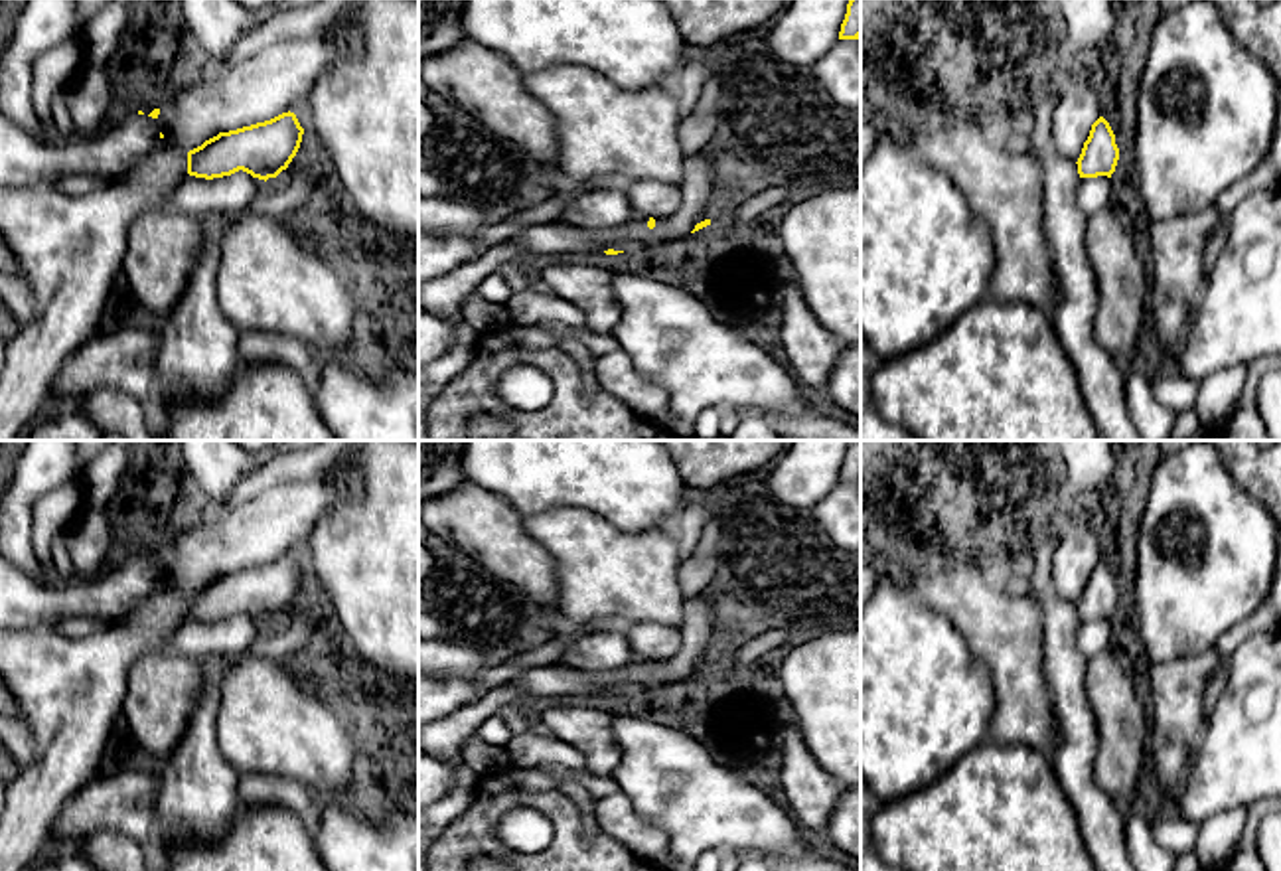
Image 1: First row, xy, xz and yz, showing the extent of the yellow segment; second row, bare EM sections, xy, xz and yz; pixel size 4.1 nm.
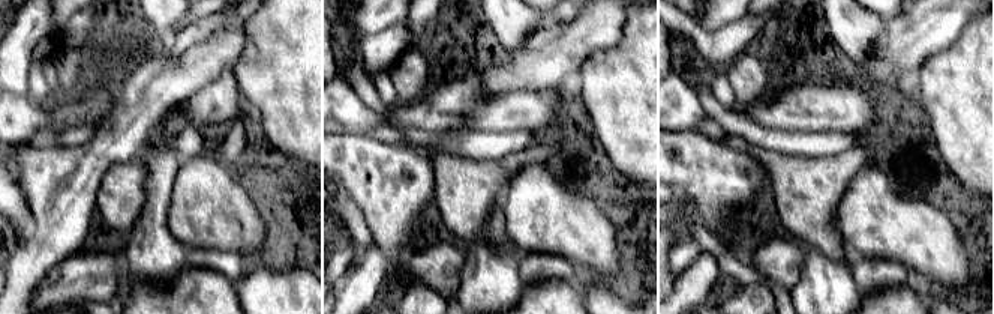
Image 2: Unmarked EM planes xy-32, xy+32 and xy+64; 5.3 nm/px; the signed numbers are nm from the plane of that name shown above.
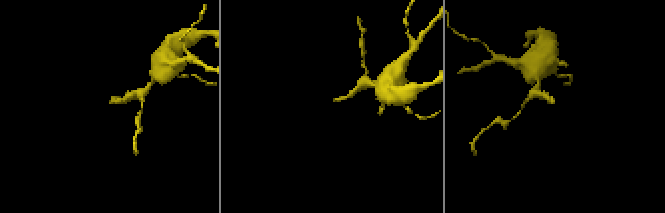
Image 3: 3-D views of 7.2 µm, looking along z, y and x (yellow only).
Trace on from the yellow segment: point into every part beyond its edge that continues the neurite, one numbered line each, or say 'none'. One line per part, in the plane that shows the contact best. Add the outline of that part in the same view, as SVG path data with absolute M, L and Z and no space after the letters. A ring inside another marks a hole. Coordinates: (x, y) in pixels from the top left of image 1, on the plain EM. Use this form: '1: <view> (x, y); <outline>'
1: xy (24, 603); M154 551L134 553L113 571L45 587L0 557L0 630L38 628L59 616L107 616L140 608L160 589Z

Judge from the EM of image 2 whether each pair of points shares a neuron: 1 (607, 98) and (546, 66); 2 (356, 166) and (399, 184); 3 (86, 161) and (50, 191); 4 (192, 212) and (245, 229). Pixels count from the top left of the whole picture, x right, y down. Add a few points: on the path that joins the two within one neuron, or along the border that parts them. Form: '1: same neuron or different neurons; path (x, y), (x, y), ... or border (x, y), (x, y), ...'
1: different neurons; border (609, 48), (594, 51), (579, 69)
2: same neuron; path (366, 170), (389, 182)
3: same neuron; path (77, 170), (59, 185)
4: same neuron; path (206, 212), (216, 212), (231, 221)

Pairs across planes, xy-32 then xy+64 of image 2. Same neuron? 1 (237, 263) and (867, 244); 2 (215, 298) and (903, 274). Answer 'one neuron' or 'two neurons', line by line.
1: two neurons
2: two neurons

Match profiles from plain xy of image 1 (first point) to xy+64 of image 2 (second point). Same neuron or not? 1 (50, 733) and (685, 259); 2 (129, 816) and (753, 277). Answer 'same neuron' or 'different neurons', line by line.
1: different neurons
2: different neurons

